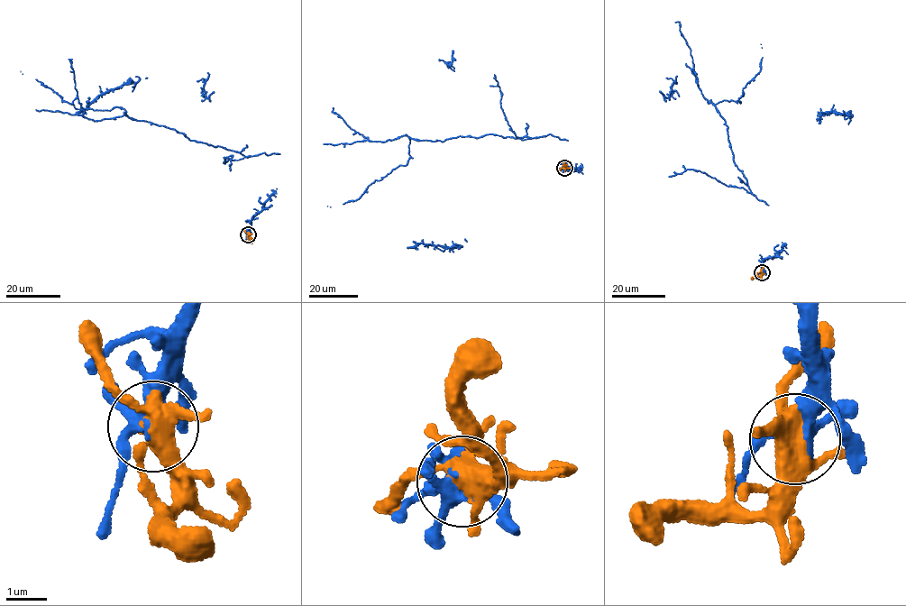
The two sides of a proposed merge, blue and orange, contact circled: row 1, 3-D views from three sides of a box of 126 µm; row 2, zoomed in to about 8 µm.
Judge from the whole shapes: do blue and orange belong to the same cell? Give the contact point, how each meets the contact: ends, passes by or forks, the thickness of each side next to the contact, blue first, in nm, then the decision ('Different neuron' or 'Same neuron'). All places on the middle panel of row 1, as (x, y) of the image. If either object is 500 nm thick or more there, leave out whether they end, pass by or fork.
Place: (564, 168). At the ring blue forks. At the ring orange forks. Thickness 300 nm (blue) against 440 nm. Same neuron

